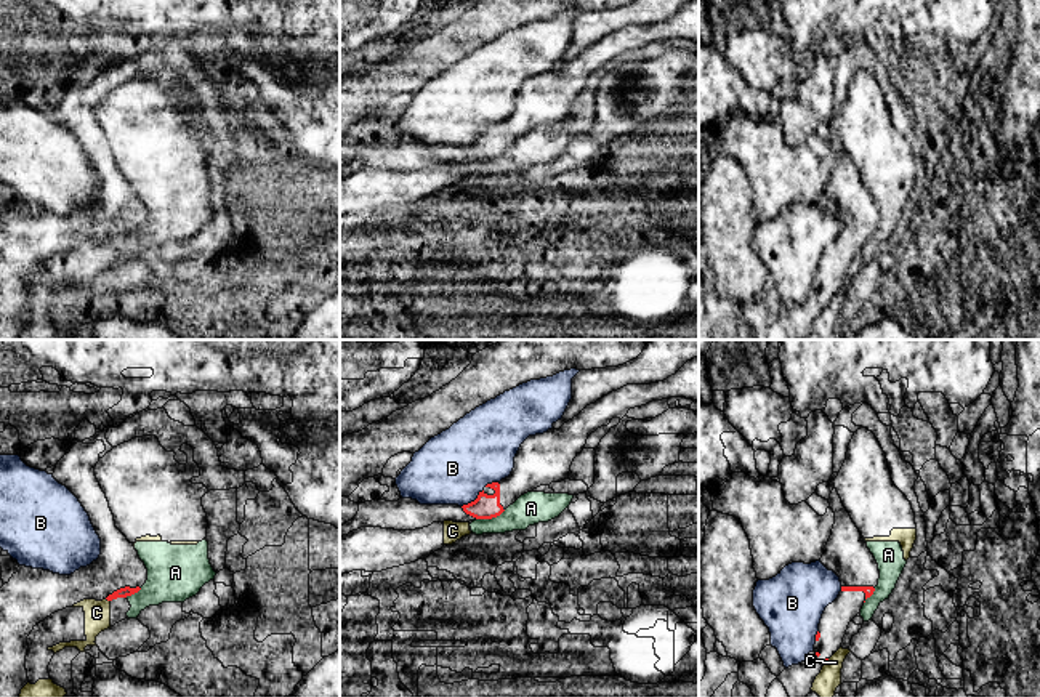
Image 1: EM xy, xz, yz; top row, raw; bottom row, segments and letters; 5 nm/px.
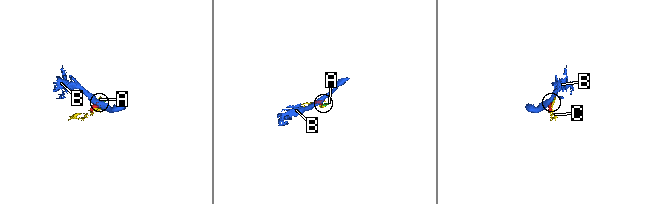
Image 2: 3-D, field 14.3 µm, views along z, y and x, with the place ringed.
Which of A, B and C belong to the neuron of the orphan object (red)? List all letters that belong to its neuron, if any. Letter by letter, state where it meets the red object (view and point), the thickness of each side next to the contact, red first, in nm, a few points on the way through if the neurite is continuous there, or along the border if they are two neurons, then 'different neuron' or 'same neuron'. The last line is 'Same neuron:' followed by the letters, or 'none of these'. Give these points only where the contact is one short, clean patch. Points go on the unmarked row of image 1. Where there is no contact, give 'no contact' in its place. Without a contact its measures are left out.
A: meets red in xz at (491, 159); 130 nm thick on the red side, 160 nm on the other; border along xz (505, 151), (495, 157), (476, 161); different neuron
B: meets red in xz at (475, 141); 130 nm thick on the red side, 360 nm on the other; different neuron
C: meets red in xy at (108, 241); 50 nm thick on the red side, 130 nm on the other; different neuron
Same neuron: none of these

